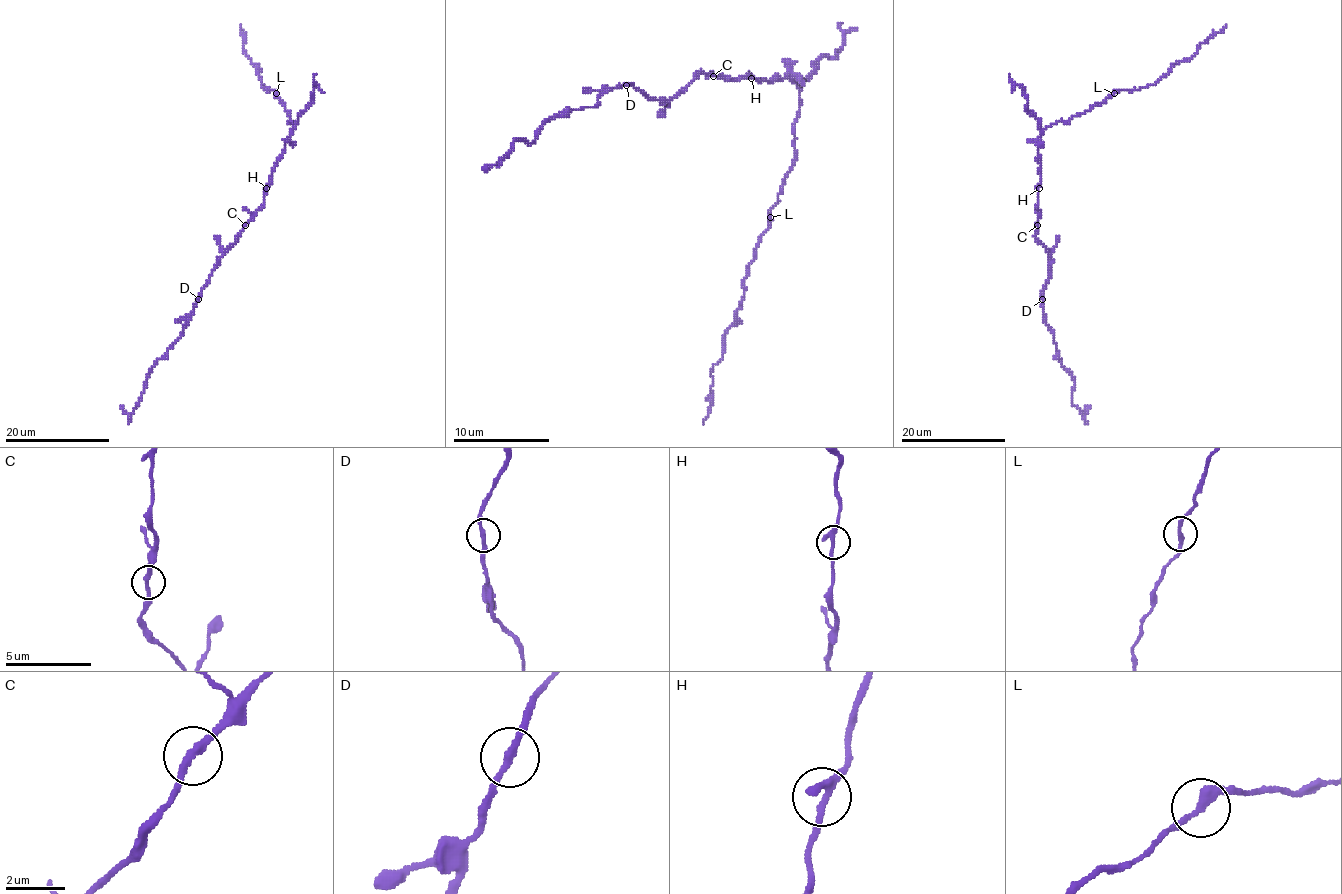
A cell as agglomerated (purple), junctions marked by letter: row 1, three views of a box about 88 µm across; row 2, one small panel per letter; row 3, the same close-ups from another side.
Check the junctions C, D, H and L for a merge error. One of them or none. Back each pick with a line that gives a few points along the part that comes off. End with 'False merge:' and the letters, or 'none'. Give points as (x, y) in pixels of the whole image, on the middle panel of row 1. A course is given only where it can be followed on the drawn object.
False merge: none

